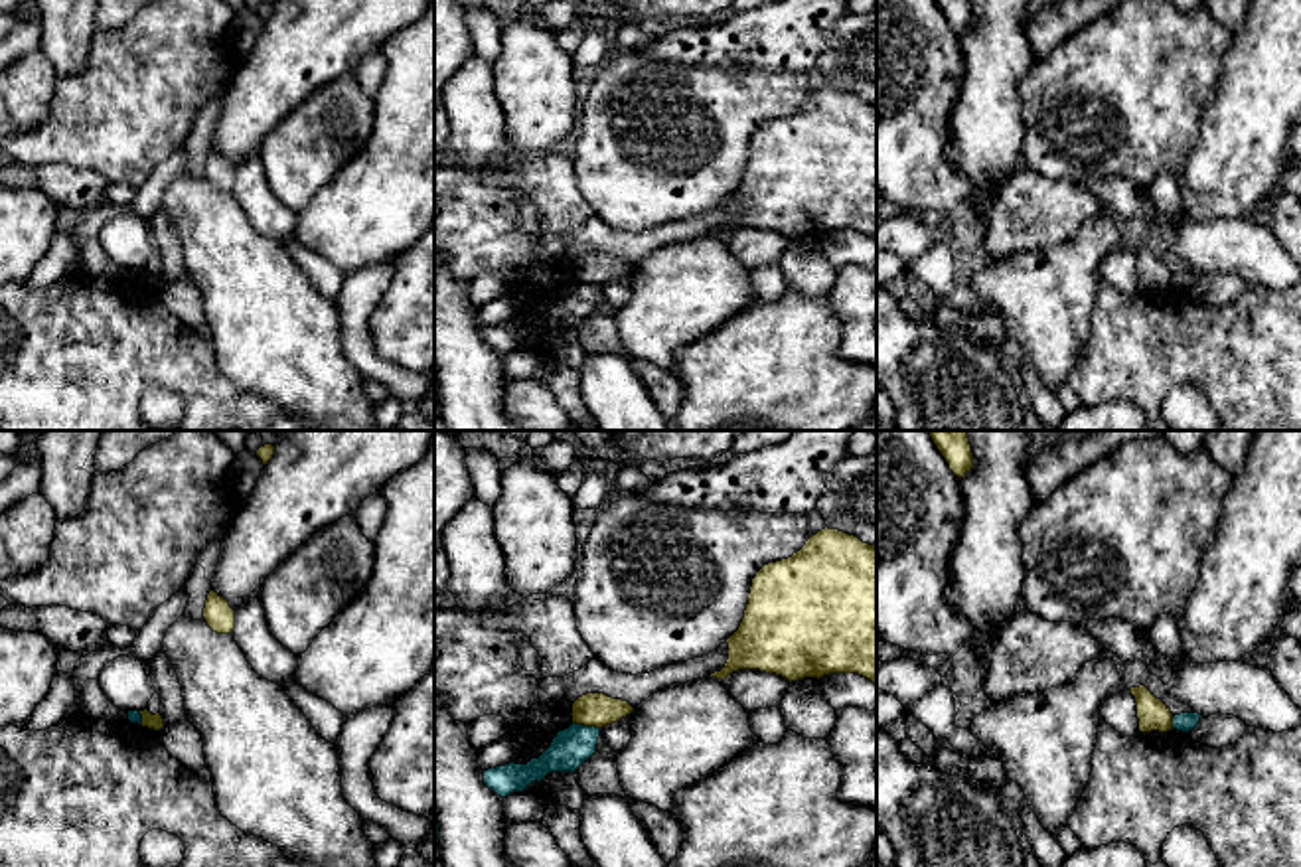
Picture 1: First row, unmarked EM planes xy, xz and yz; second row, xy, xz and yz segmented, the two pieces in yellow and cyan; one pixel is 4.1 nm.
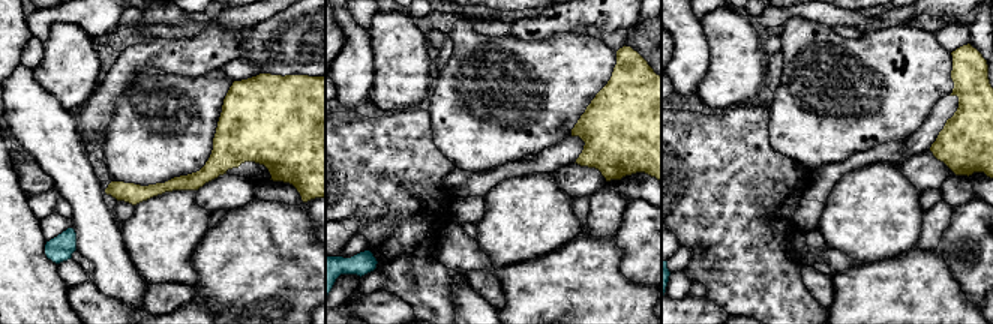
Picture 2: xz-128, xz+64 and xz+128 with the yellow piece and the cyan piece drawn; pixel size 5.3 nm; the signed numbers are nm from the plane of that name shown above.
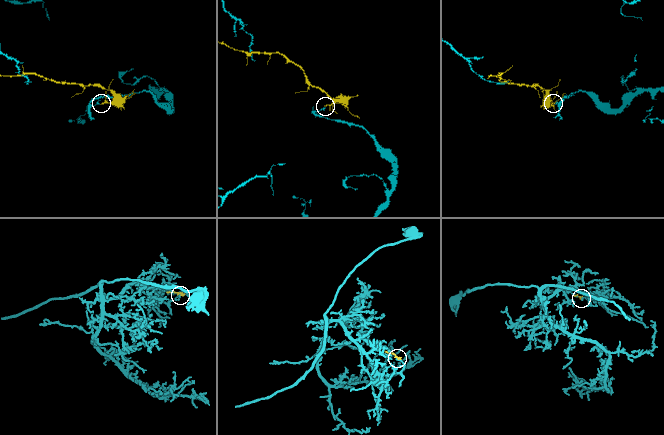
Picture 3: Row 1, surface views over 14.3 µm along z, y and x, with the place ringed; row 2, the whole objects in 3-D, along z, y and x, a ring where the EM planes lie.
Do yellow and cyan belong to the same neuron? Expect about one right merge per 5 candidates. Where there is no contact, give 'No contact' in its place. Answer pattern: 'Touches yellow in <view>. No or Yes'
Touches yellow in xz. No

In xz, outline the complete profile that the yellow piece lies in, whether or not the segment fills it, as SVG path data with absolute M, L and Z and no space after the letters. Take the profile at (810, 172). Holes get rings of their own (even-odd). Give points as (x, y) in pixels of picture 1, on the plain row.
M825 85L792 115L764 122L752 136L744 176L727 201L725 225L709 235L760 227L792 241L859 231L877 243L877 103Z

